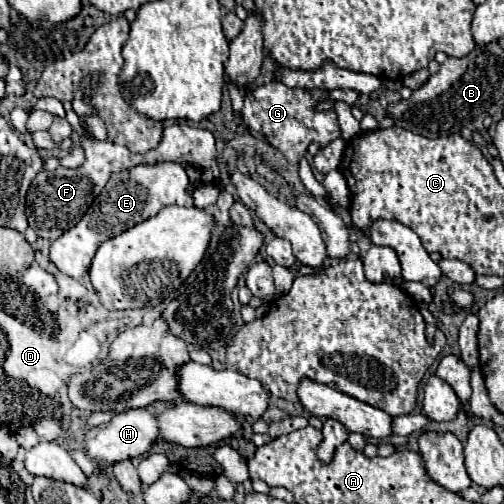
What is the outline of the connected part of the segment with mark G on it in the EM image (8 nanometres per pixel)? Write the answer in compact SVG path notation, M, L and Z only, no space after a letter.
M269 82L263 86L243 86L245 106L241 110L243 126L249 130L257 130L265 134L271 146L275 146L291 164L298 164L307 152L311 142L319 142L321 146L339 138L337 114L333 110L319 112L317 100L303 88L287 88L281 82Z

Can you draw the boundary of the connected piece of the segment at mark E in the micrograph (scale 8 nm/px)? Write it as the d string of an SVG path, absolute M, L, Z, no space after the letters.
M175 162L139 164L139 166L123 170L123 172L113 172L111 180L105 184L103 192L93 200L93 204L85 212L85 216L71 230L67 230L61 238L57 238L51 244L49 258L63 274L67 274L71 278L81 278L89 270L97 248L105 240L155 216L161 208L165 208L169 204L193 206L191 182L181 164L175 164Z

